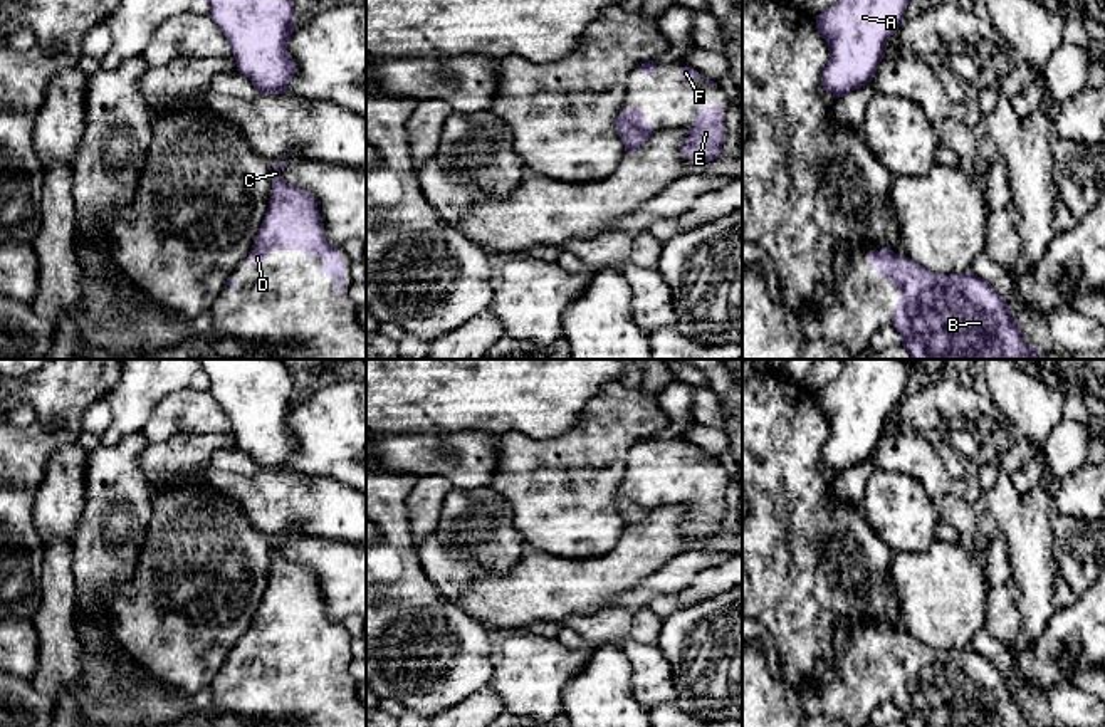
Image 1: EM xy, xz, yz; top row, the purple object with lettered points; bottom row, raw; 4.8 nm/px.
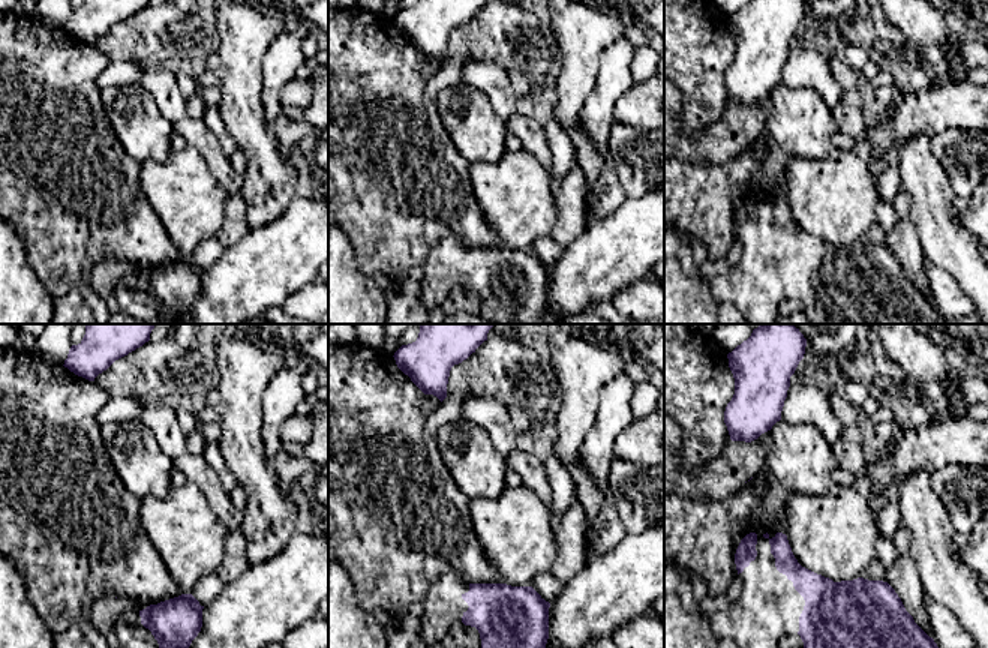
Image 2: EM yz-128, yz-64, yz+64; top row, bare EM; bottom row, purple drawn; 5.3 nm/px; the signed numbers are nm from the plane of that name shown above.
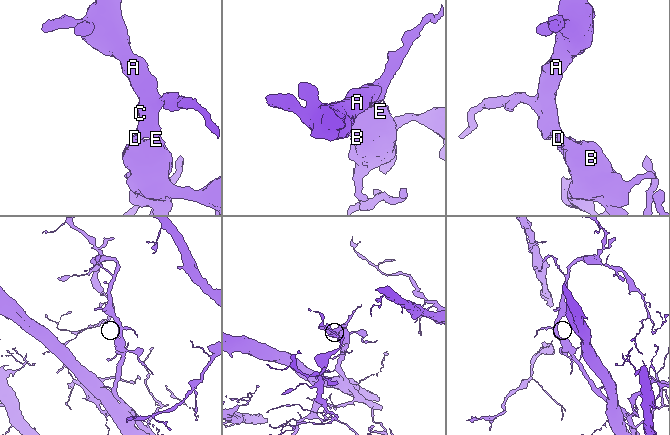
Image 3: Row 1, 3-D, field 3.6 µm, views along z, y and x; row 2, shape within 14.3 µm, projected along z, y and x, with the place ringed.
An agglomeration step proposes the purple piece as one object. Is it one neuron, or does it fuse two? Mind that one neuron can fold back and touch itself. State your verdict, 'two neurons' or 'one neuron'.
one neuron

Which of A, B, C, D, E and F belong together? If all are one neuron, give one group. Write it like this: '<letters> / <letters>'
A B C D E F

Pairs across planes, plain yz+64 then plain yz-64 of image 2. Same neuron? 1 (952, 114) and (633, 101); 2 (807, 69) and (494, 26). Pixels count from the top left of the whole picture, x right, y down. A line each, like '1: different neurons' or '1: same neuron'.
1: same neuron
2: different neurons

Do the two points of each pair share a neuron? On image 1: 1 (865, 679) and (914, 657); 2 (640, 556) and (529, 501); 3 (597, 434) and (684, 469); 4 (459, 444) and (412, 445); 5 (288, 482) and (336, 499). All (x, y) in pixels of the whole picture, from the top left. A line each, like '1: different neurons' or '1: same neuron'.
1: same neuron
2: different neurons
3: different neurons
4: same neuron
5: same neuron

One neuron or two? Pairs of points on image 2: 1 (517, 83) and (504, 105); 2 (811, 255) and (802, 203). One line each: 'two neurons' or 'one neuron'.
1: two neurons
2: two neurons

